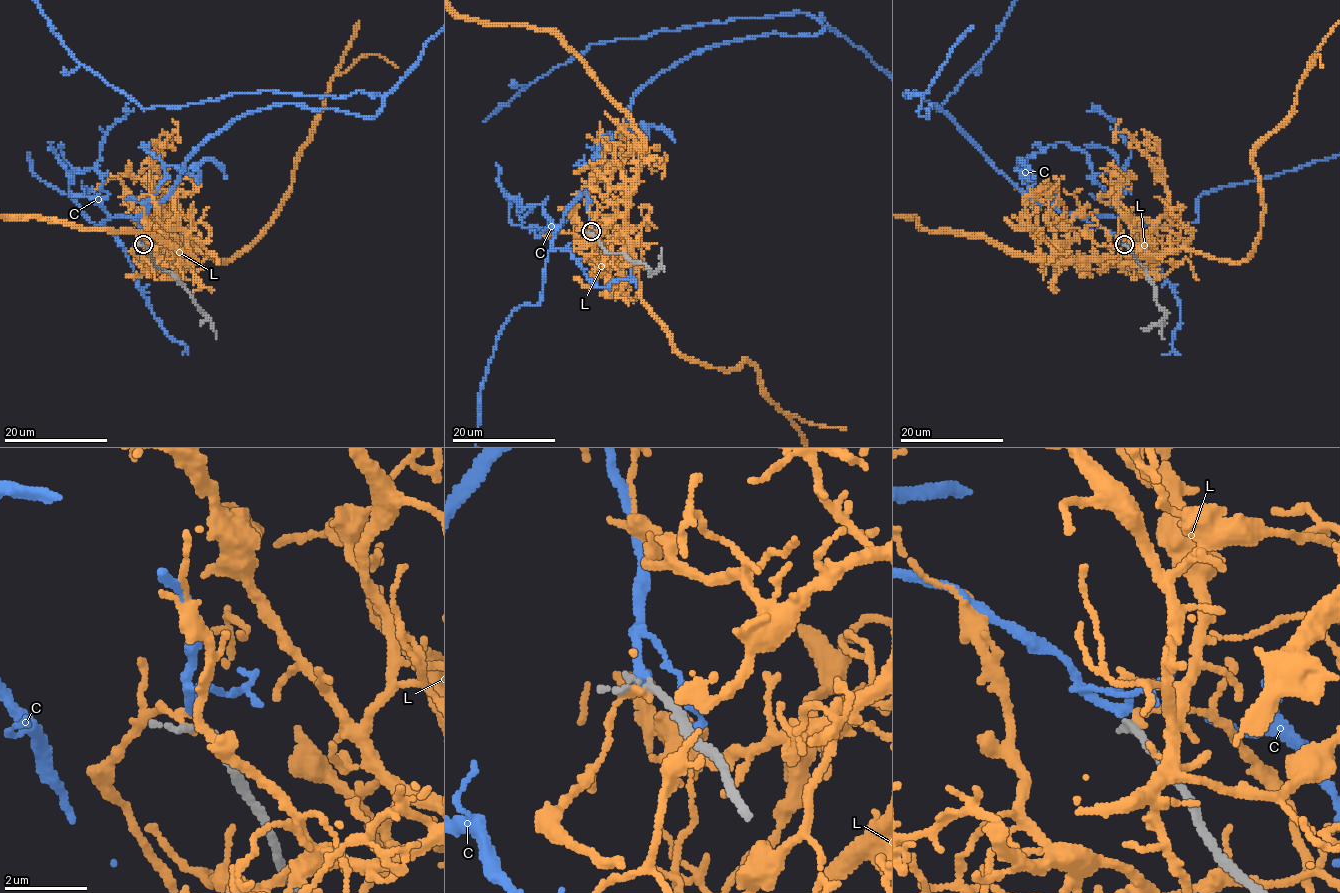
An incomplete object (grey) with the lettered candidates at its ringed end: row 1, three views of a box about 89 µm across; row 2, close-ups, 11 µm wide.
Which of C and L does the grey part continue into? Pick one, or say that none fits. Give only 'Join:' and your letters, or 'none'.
Join: C

